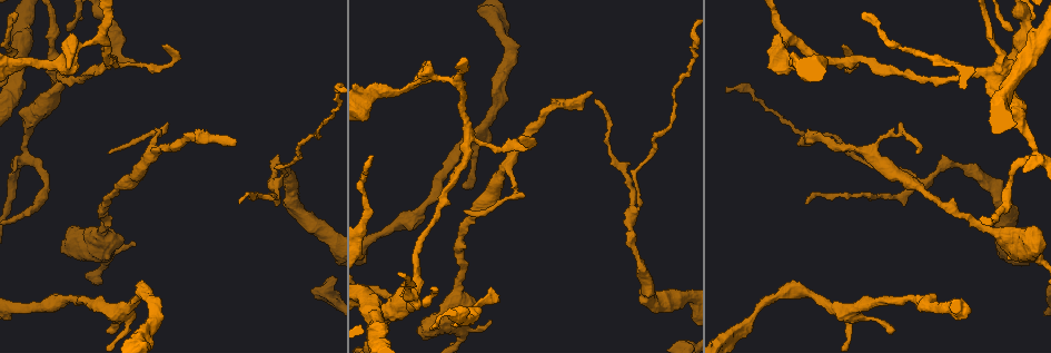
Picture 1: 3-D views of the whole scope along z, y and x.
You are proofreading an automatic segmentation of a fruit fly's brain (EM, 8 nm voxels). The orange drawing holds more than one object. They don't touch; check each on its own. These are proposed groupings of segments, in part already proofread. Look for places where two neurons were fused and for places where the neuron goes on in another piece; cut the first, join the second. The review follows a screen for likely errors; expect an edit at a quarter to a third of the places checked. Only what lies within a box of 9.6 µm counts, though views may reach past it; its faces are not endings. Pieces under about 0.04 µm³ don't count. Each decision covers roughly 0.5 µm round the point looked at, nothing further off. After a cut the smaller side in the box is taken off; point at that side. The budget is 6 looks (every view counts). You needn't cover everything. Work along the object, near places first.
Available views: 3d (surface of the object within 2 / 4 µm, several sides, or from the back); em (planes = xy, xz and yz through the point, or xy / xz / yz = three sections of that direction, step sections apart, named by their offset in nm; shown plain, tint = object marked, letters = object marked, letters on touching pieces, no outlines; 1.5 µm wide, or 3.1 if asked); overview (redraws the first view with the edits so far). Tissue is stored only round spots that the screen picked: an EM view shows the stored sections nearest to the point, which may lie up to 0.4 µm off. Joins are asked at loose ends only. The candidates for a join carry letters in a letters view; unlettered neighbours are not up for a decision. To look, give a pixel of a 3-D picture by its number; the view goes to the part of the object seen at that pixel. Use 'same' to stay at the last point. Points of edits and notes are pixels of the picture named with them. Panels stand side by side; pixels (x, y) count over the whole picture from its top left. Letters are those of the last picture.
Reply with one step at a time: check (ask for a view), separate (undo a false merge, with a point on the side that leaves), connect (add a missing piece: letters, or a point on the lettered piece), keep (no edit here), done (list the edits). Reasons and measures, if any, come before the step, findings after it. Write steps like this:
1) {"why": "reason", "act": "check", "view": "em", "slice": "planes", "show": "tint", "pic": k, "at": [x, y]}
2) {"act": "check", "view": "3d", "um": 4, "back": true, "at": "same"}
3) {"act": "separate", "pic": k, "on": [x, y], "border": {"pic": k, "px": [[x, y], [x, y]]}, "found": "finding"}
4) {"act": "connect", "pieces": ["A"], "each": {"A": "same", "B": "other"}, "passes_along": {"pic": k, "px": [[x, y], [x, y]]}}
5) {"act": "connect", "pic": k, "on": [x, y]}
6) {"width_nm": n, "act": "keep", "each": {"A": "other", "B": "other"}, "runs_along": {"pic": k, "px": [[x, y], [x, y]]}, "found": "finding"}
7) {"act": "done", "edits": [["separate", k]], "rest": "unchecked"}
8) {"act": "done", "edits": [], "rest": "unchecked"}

{"why": "three-way junction", "act": "check", "view": "3d", "um": 2, "pic": 1, "at": [24, 160]}

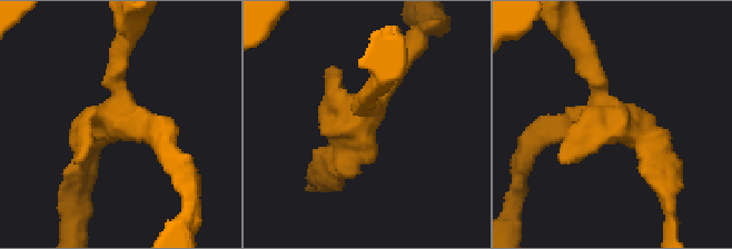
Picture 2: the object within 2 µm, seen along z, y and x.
{"why": "shape alone is not enough", "act": "check", "view": "em", "slice": "xy", "step": 8, "show": "tint", "pic": 2, "at": [601, 117]}

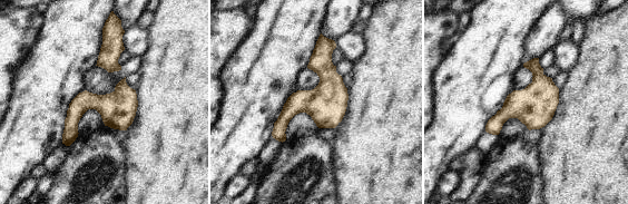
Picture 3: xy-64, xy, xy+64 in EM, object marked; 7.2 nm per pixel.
{"act": "check", "view": "em", "slice": "planes", "show": "letters", "at": "same"}

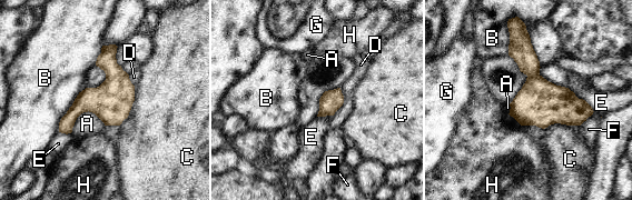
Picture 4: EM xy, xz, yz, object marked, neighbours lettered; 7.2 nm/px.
{"act": "keep", "each": {"A": "other", "B": "other", "C": "other", "D": "other", "E": "other", "F": "other", "G": "other", "H": "other"}, "border": {"pic": 4, "px": [[105, 124], [84, 111], [70, 132]]}, "found": "one neuron here"}

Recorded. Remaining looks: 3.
{"why": "a narrow waist", "act": "check", "view": "em", "slice": "xz", "step": 8, "show": "tint", "pic": 1, "at": [19, 311]}

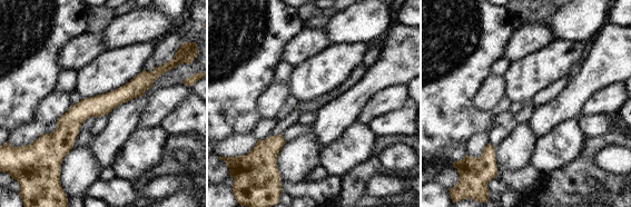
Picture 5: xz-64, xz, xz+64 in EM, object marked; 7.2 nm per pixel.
{"why": "cut it another way", "act": "check", "view": "em", "slice": "planes", "show": "tint", "at": "same"}

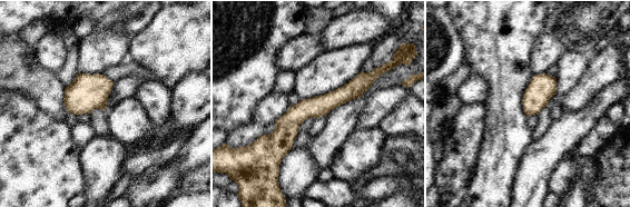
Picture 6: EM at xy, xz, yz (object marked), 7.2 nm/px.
{"act": "check", "view": "em", "slice": "planes", "show": "letters", "at": "same"}

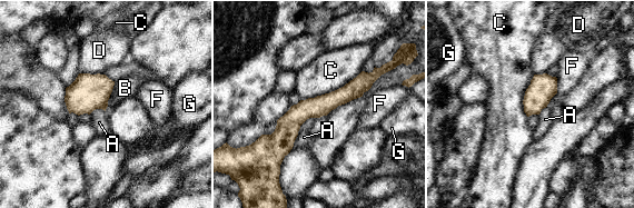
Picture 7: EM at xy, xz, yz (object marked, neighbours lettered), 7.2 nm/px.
{"longest_contact_nm": ["C", 500], "act": "keep", "each": {"A": "other", "B": "other", "C": "other", "D": "other", "F": "other", "G": "other"}, "runs_along": {"pic": 7, "px": [[376, 72], [263, 141]]}, "found": "one neuron here"}

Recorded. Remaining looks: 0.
{"act": "done", "edits": [], "rest": "unchecked"}

